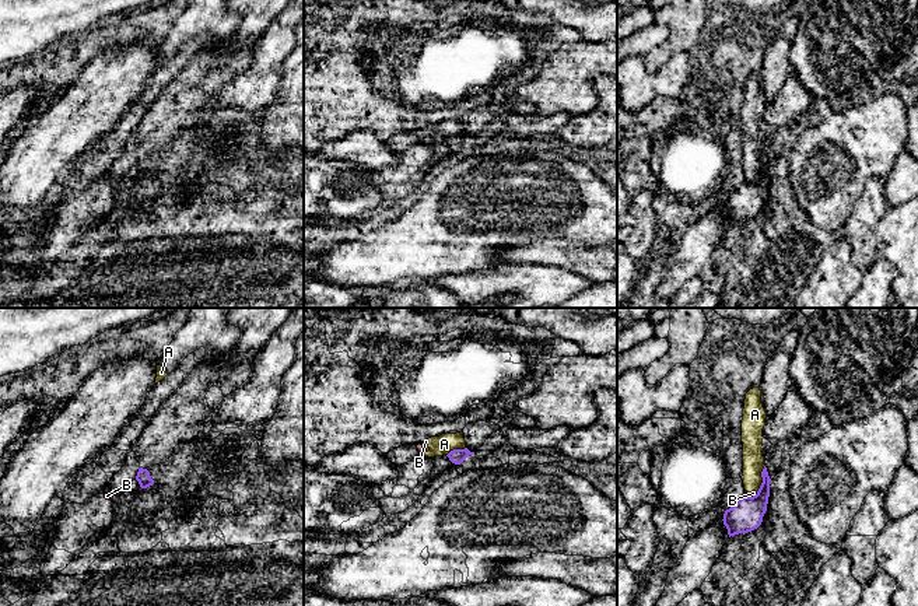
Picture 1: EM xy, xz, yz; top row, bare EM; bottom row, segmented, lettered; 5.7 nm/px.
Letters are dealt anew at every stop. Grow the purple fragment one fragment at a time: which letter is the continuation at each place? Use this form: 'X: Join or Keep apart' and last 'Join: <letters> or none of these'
A: Keep apart
B: Keep apart
Join: none of these

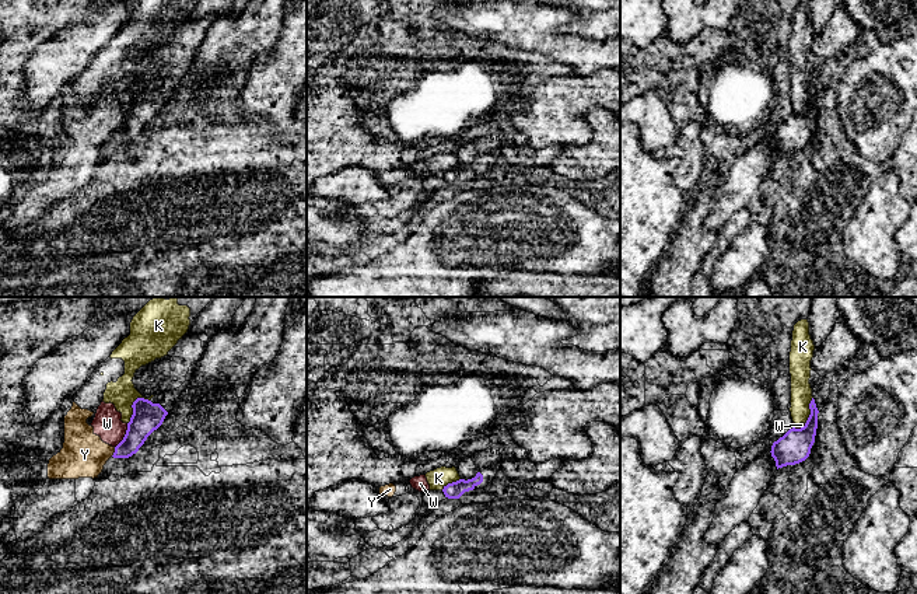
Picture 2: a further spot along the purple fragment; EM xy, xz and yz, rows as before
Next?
K: Keep apart
W: Keep apart
Y: Keep apart
Join: none of these

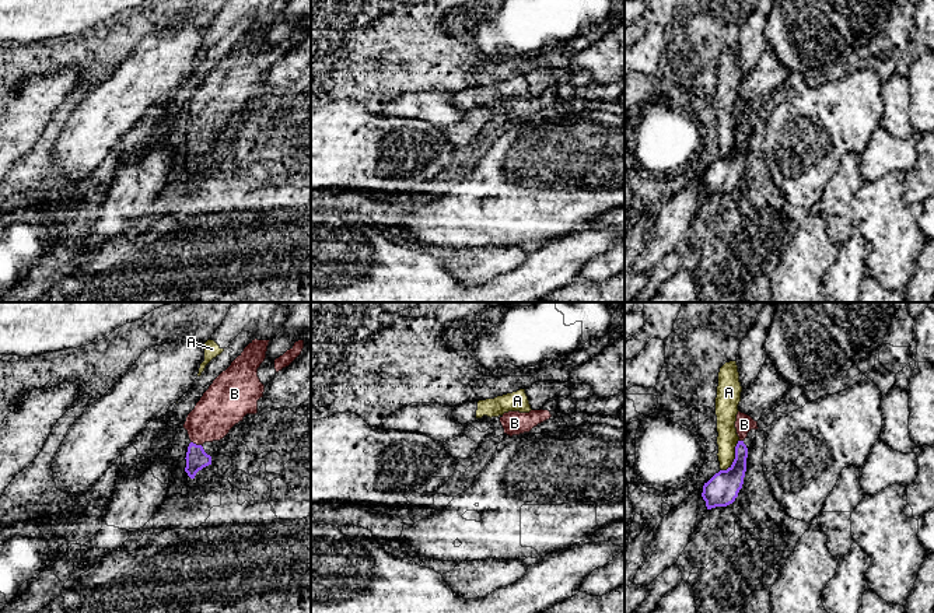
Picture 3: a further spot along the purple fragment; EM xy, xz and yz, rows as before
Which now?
A: Keep apart
B: Join
Join: B

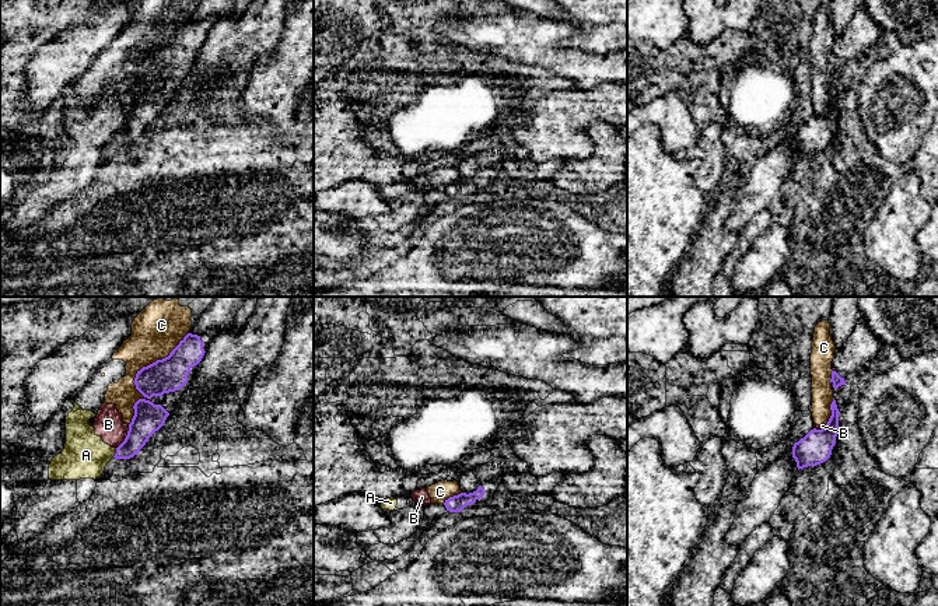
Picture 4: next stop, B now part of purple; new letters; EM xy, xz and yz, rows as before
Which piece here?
A: Keep apart
B: Keep apart
C: Keep apart
Join: none of these

